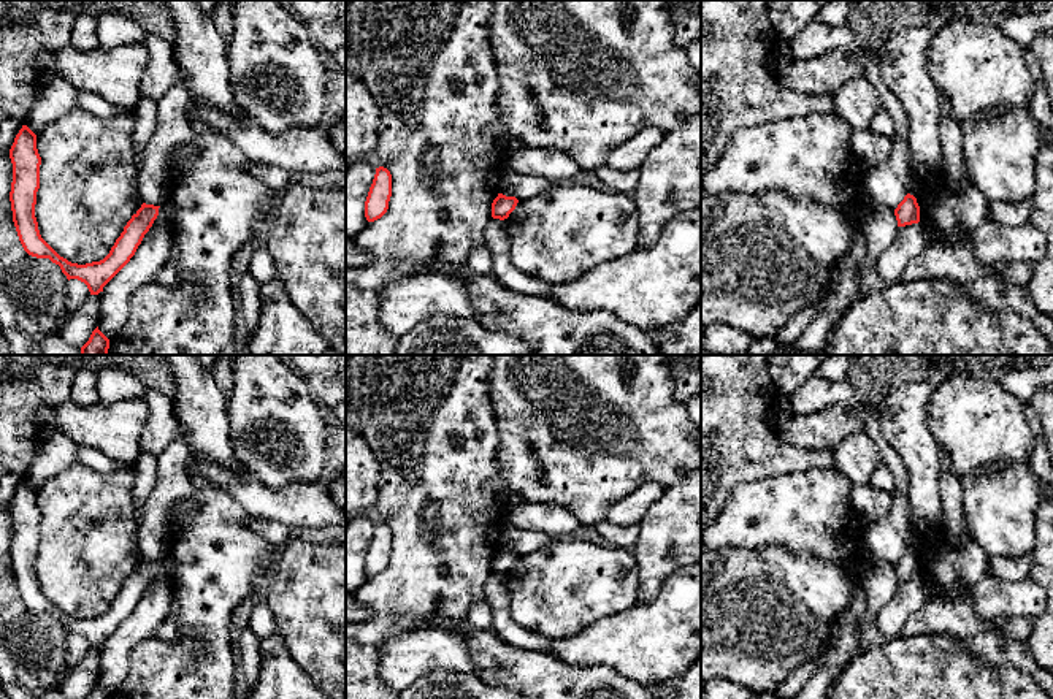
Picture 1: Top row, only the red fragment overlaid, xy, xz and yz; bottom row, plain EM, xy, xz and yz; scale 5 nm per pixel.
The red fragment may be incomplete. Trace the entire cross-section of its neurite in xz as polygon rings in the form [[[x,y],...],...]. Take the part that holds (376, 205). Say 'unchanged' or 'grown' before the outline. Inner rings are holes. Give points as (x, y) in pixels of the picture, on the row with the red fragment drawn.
unchanged; [[[376,168],[373,184],[365,201],[365,217],[368,222],[381,219],[387,209],[392,197],[392,174],[387,168]]]

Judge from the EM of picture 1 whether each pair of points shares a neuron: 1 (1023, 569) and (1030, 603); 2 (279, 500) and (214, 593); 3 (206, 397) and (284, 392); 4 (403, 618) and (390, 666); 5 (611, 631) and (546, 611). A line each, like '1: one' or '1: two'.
1: two
2: two
3: two
4: two
5: two

